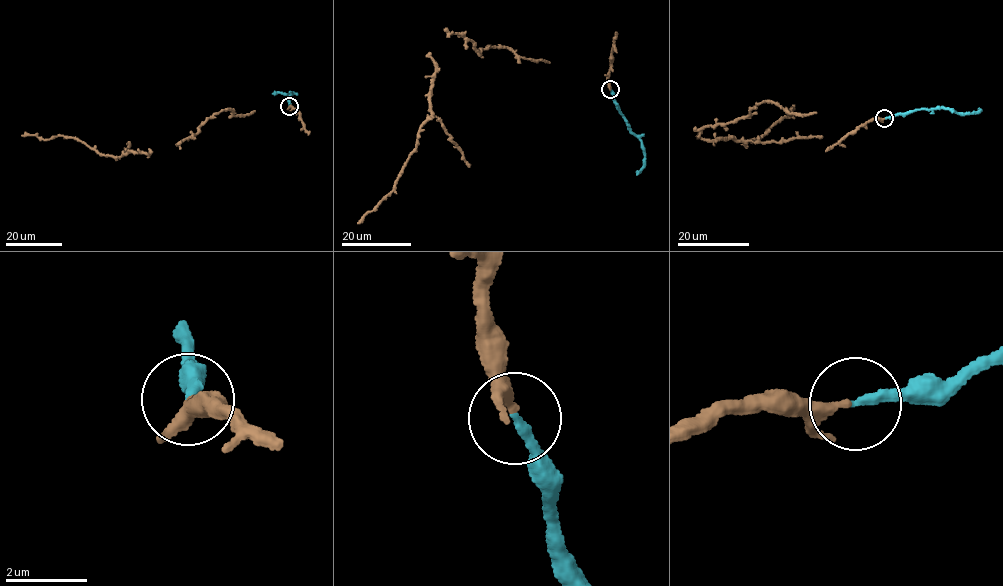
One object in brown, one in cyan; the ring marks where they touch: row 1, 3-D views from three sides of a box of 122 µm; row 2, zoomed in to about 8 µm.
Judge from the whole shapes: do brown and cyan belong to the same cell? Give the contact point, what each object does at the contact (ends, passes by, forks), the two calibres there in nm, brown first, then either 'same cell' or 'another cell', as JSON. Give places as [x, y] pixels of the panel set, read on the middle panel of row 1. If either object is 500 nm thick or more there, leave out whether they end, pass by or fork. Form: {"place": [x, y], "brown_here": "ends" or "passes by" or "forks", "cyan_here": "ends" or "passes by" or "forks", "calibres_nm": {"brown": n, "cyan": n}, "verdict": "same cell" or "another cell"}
{"place": [610, 89], "brown_here": "passes by", "cyan_here": "ends", "calibres_nm": {"brown": 200, "cyan": 240}, "verdict": "same cell"}

